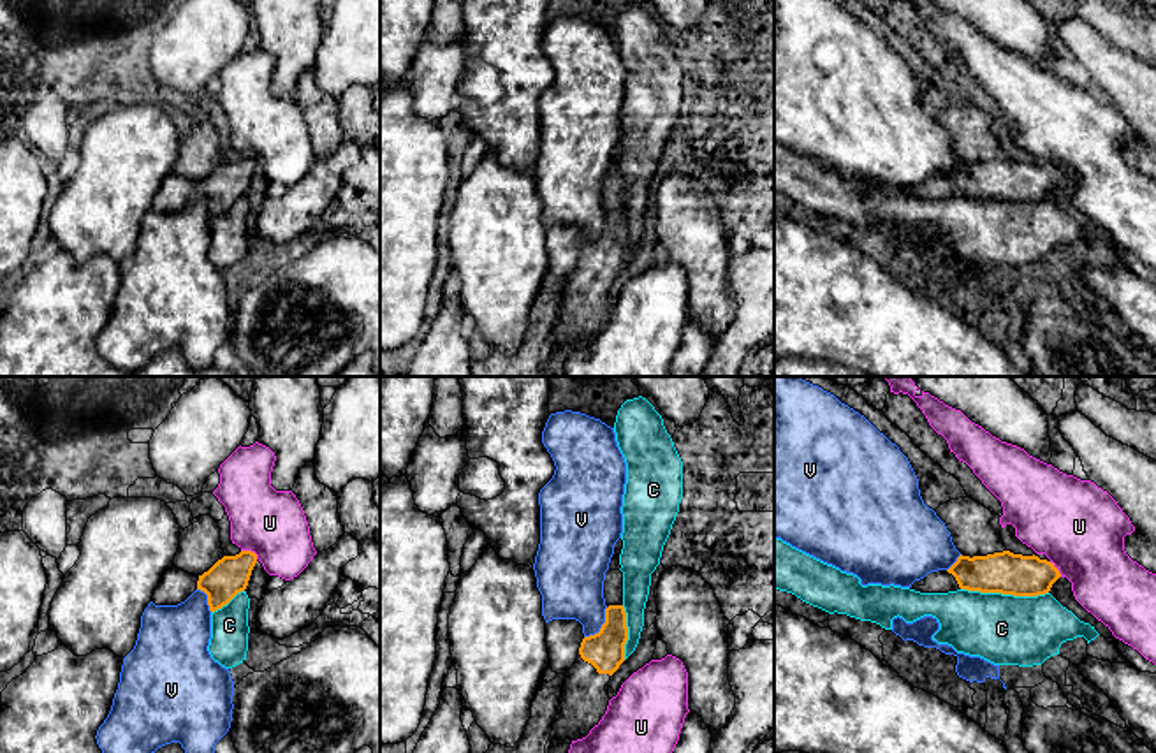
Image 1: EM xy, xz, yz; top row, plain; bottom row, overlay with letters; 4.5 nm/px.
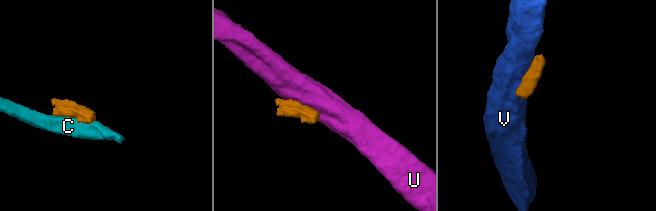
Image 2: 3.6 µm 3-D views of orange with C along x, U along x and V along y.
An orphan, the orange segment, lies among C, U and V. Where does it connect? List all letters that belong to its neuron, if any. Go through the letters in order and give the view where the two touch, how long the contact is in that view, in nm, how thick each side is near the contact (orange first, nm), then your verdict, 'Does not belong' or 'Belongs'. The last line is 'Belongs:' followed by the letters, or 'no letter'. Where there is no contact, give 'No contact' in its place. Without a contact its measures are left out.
C: Touches orange in yz. Shared border 400 nm. Thickness 190 nm (orange) against 320 nm. Does not belong
U: Touches orange in xy. Shared border 90 nm. Thickness 180 nm (orange) against 300 nm. Does not belong
V: Touches orange in xz. Shared border 180 nm. Thickness 180 nm (orange) against 300 nm. Does not belong
Belongs: no letter

